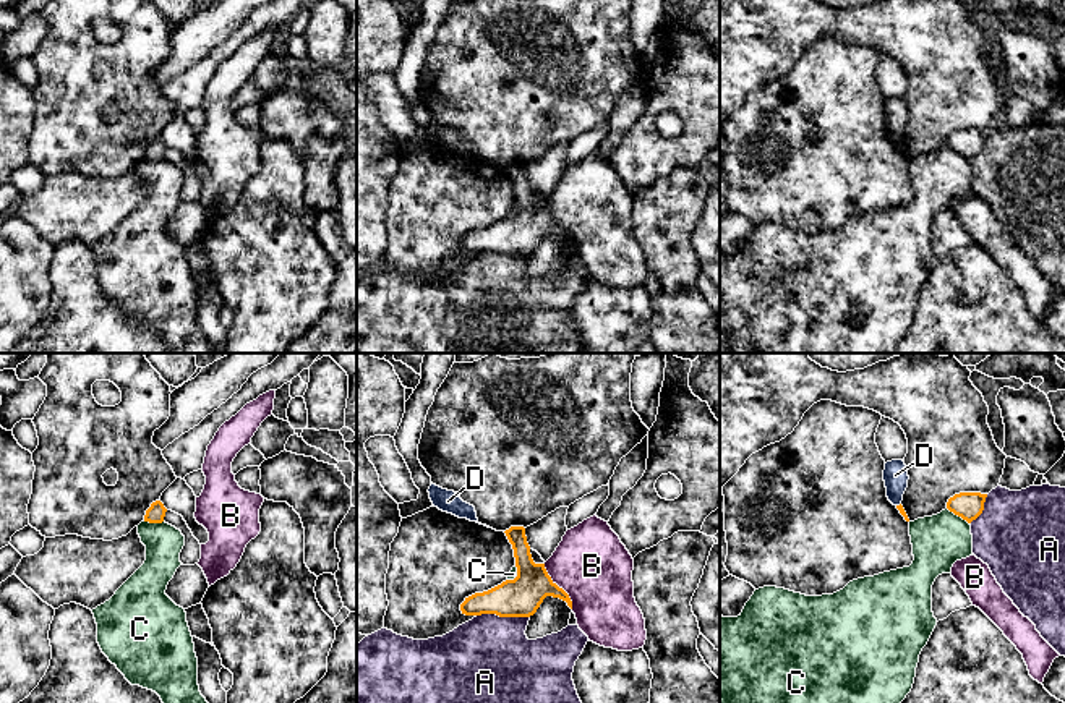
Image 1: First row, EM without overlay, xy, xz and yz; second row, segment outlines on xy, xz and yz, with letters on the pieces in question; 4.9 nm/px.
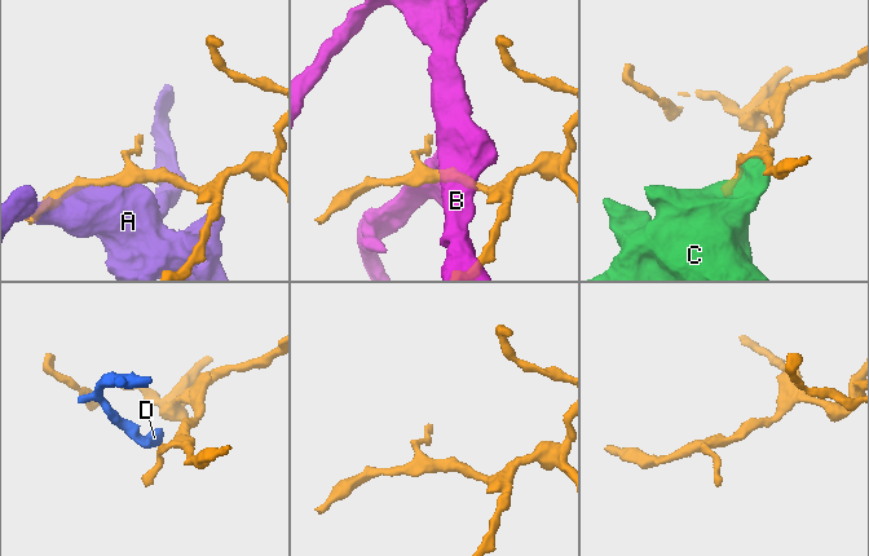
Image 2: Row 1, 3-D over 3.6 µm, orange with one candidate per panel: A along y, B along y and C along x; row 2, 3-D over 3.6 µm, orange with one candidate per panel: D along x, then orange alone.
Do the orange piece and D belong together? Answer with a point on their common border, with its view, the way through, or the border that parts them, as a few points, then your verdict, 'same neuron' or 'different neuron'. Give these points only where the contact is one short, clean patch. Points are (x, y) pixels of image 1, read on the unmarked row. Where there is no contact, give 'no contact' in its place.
contact yz (900, 141); border yz (900, 140), (897, 143); different neuron

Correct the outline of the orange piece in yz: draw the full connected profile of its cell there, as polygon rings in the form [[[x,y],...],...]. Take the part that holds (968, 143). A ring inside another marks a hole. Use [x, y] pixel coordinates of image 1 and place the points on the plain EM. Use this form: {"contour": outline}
{"contour": [[[960,130],[948,136],[947,146],[971,160],[982,151],[986,134],[981,130]]]}

